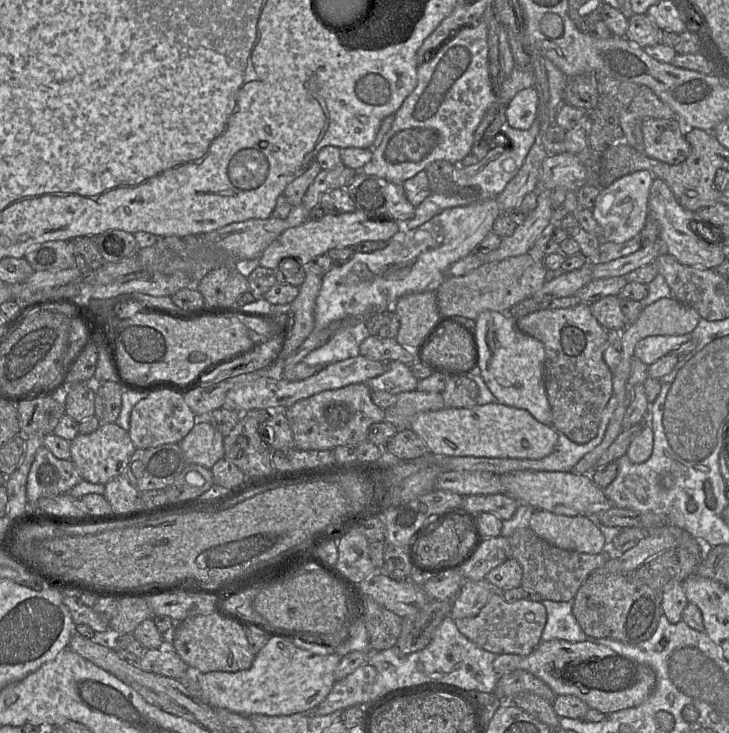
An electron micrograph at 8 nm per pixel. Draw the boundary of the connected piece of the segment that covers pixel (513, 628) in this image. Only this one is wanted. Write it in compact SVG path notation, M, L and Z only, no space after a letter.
M493 593L476 616L455 620L455 625L461 634L488 652L526 656L540 644L546 620L547 613L542 603L525 599L507 602Z

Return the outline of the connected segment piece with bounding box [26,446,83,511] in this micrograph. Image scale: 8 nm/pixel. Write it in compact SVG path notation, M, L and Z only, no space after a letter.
M41 446L36 452L27 477L27 511L37 511L40 498L66 494L82 480L70 460L60 460Z

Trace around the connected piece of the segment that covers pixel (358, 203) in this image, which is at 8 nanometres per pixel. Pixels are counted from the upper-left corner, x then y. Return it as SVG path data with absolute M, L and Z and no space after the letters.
M357 172L345 188L357 211L373 219L405 223L415 215L402 184Z

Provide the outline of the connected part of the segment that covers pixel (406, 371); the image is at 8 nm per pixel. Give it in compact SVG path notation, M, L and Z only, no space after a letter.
M400 361L386 363L386 371L366 381L371 391L381 390L392 394L416 390L418 379L412 374L410 366Z

